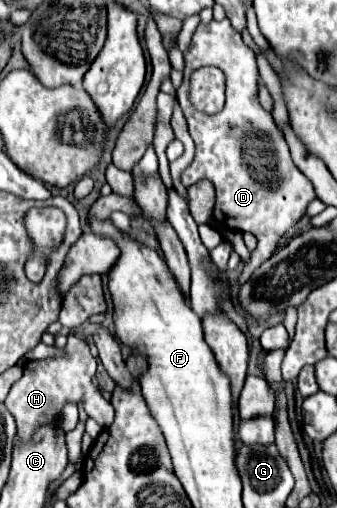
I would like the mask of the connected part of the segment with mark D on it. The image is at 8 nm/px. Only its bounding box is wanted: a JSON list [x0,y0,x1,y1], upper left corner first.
[177,20,315,284]

